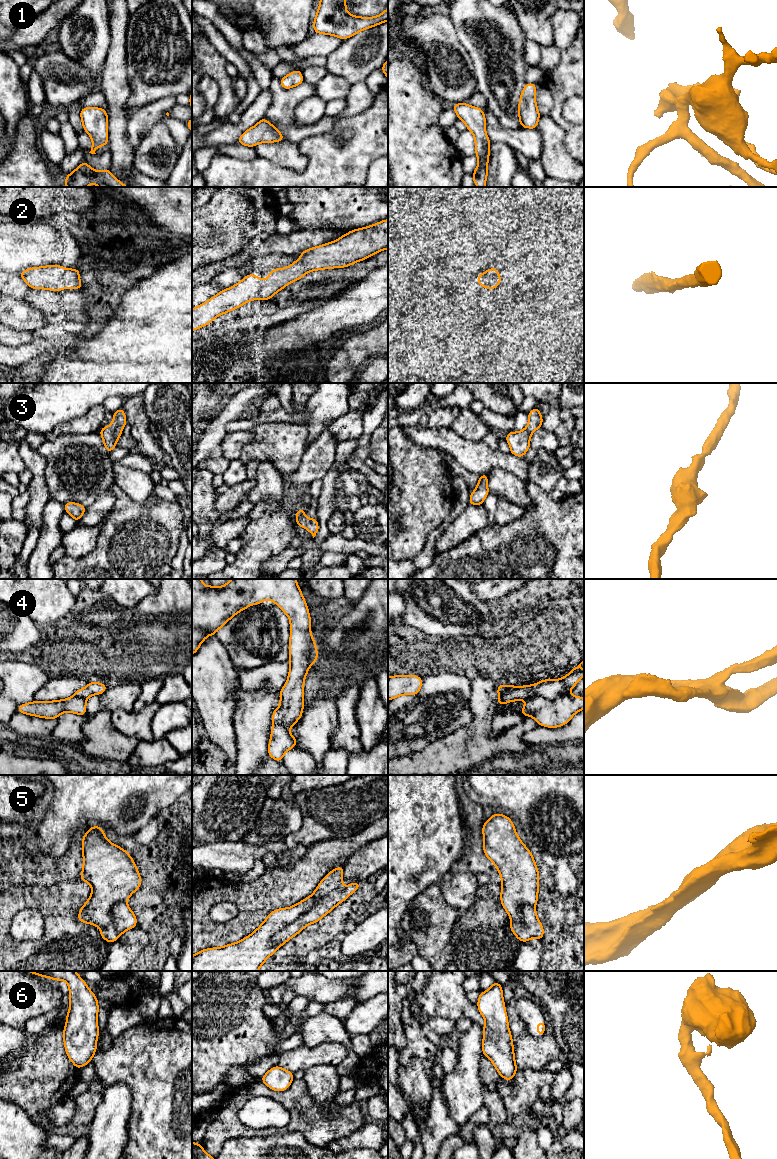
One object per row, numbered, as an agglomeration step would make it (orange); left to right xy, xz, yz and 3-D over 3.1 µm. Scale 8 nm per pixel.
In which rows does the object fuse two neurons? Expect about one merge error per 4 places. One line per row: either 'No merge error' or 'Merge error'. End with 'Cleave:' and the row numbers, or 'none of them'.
1: No merge error
2: No merge error
3: No merge error
4: No merge error
5: Merge error
6: No merge error
Cleave: 5

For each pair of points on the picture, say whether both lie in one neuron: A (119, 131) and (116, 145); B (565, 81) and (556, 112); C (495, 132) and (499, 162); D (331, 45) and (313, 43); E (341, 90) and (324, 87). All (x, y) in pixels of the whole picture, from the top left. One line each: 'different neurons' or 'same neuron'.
A: same neuron
B: same neuron
C: different neurons
D: same neuron
E: same neuron

